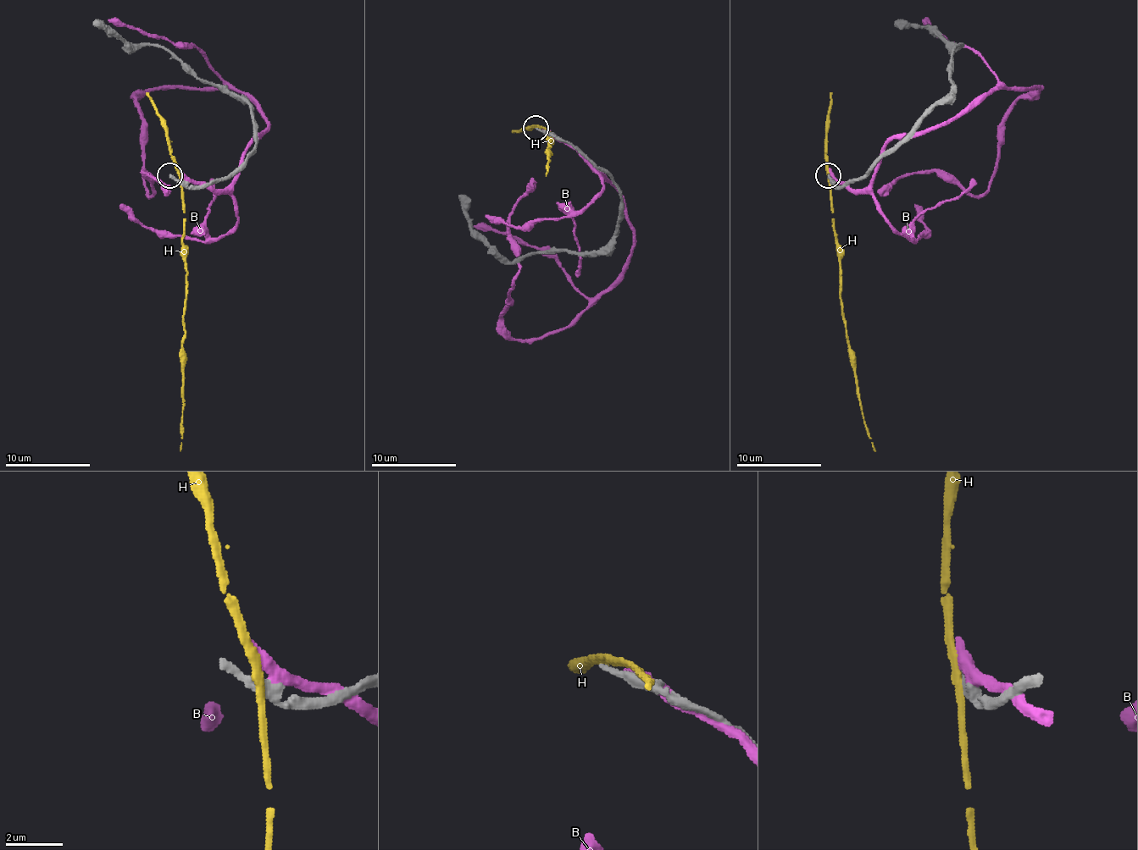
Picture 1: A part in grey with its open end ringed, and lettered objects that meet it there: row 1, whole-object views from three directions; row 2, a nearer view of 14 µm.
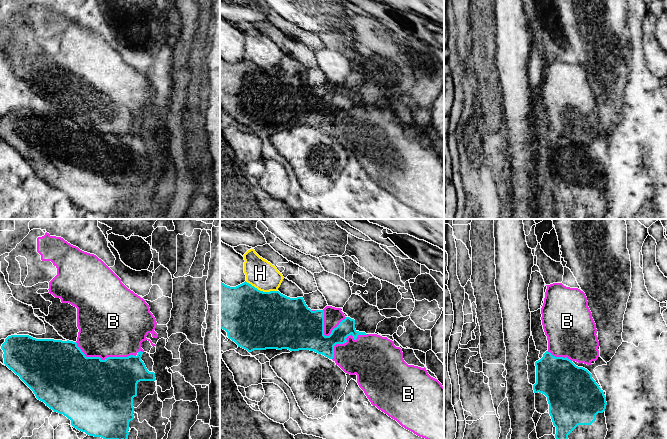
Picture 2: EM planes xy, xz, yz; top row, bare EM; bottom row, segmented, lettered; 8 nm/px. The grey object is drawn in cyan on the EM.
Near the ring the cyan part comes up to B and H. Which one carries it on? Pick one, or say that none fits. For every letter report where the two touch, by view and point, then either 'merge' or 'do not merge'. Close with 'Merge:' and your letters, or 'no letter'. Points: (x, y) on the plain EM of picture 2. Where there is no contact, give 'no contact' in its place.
B: xy (105, 135) | do not merge
H: xz (261, 67) | do not merge
Merge: no letter

